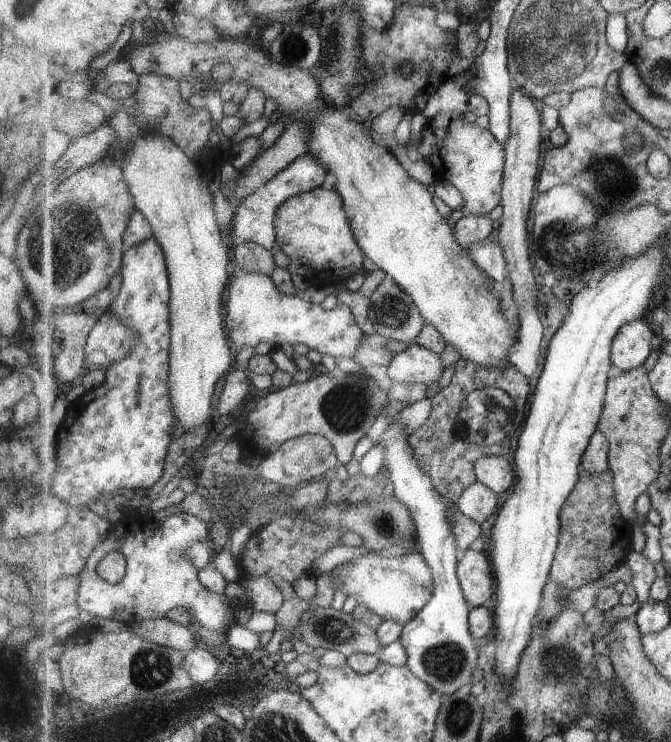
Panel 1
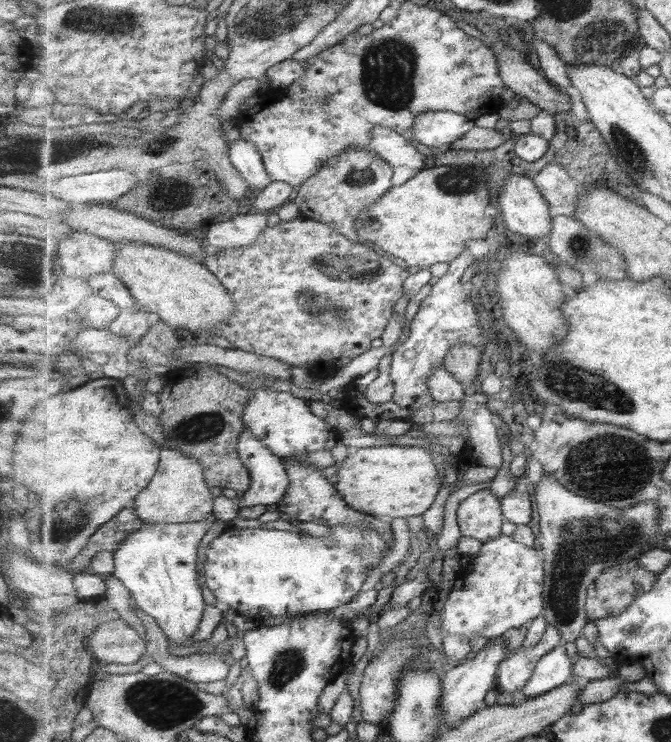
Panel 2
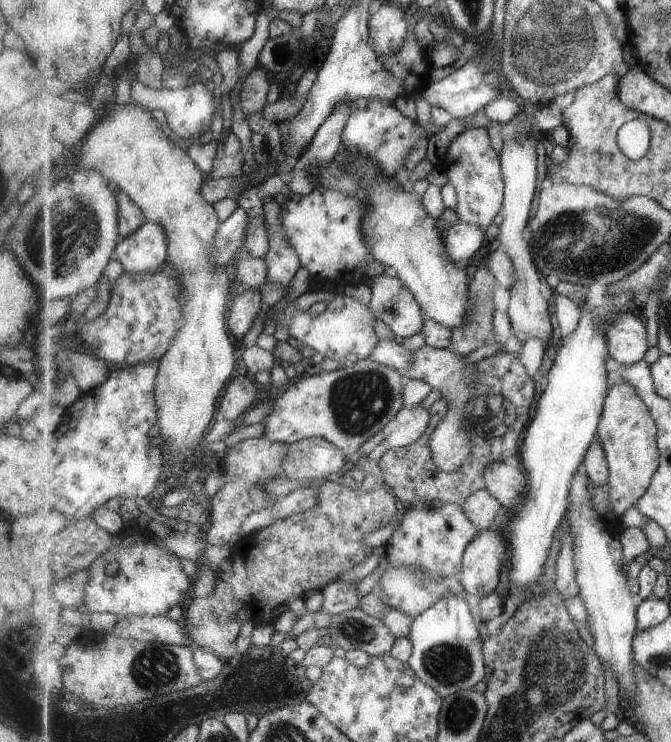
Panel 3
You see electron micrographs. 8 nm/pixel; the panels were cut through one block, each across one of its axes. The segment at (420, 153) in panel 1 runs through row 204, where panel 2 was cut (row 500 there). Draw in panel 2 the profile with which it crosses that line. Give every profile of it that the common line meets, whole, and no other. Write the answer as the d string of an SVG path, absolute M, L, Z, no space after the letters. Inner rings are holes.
M490 489L476 492L465 499L458 514L461 536L485 543L502 535L501 526L506 522L502 501Z

